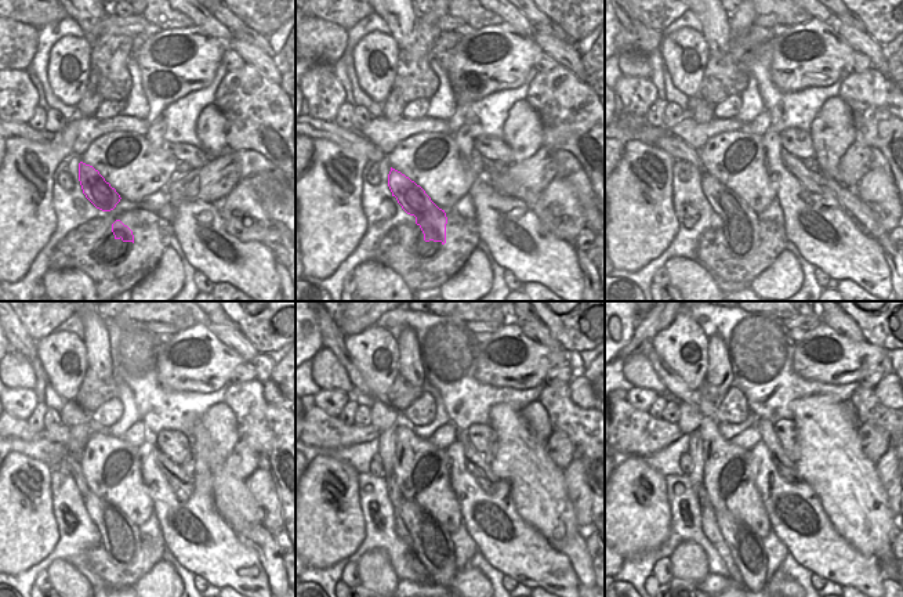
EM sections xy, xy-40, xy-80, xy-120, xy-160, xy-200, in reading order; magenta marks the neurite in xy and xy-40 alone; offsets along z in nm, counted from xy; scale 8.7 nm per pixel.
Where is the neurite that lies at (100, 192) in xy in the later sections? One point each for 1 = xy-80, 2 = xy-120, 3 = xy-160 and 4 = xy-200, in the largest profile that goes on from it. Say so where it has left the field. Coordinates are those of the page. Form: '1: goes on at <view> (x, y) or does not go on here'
1: goes on at xy-80 (743, 221)
2: goes on at xy-120 (124, 534)
3: goes on at xy-160 (437, 539)
4: goes on at xy-200 (747, 546)

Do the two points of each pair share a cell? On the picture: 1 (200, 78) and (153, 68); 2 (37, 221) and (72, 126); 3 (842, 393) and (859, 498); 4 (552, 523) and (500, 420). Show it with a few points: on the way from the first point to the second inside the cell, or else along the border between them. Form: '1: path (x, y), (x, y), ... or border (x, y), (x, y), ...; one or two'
1: path (189, 68), (164, 68); one
2: path (43, 198), (46, 194), (49, 158), (57, 149); one
3: border (808, 395), (826, 395), (840, 404); two
4: path (540, 498), (539, 487), (521, 458), (517, 445); one

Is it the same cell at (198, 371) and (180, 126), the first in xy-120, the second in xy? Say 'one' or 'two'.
two

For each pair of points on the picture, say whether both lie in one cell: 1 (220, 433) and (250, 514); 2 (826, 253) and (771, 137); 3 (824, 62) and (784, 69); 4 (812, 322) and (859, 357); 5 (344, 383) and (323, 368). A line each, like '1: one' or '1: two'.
1: two
2: one
3: one
4: two
5: one

